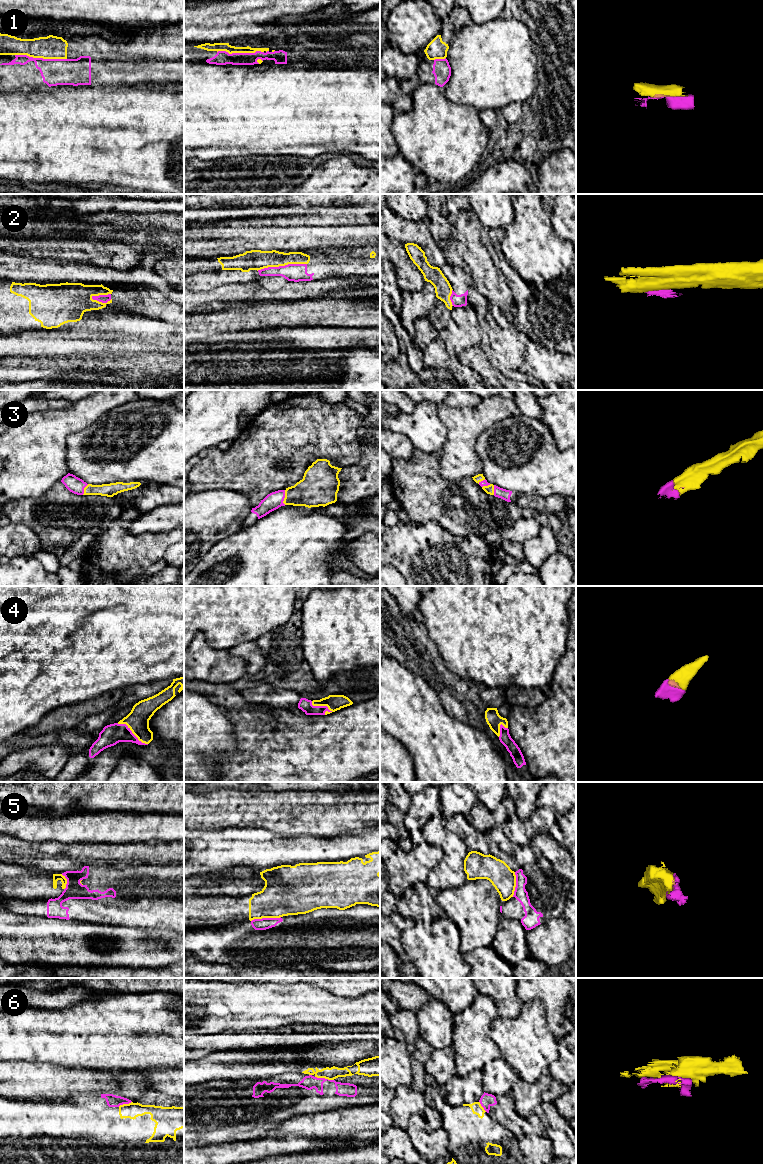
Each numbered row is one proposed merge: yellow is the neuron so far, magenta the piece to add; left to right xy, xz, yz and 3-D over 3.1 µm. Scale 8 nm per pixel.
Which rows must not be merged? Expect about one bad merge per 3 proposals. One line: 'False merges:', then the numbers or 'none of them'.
False merges: 1, 2, 5, 6

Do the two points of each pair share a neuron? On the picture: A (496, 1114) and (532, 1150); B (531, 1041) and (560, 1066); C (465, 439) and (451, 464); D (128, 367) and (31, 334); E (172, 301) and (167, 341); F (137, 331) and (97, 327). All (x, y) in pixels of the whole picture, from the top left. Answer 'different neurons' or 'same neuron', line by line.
A: same neuron
B: different neurons
C: same neuron
D: different neurons
E: different neurons
F: same neuron

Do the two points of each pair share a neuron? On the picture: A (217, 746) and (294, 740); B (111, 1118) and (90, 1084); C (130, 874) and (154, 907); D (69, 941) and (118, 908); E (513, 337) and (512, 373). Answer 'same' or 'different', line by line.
A: different
B: different
C: same
D: different
E: same

